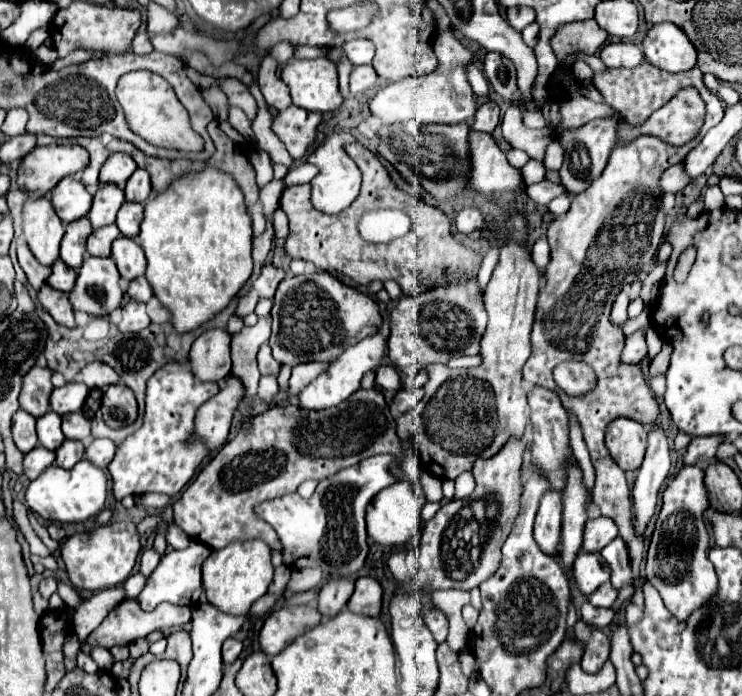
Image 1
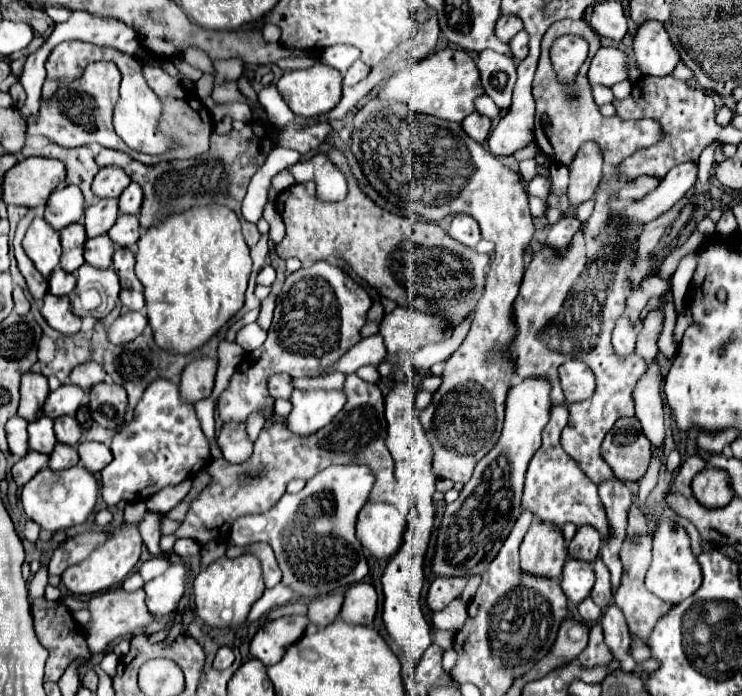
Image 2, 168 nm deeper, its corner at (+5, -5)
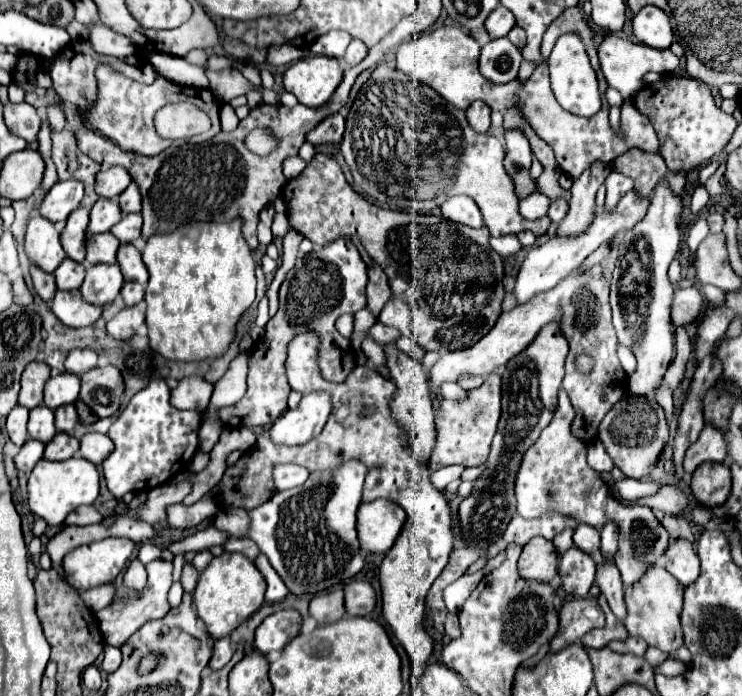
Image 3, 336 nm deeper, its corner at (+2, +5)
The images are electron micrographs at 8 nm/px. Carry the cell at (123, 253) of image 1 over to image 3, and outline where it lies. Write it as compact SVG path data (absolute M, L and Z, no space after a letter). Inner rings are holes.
M122 243L118 249L118 263L124 275L124 281L136 281L146 285L148 283L148 271L146 265L140 259L140 251L132 243Z

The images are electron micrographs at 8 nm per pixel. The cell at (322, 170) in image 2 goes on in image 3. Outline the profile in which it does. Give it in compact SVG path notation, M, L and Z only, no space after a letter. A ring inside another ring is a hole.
M298 155L296 157L288 157L284 161L284 177L286 179L296 177L296 175L300 175L304 171L304 167L306 167L306 161L302 157L298 157Z

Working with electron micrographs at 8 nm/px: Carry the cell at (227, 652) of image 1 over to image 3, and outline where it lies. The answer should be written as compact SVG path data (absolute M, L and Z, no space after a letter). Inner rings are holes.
M222 637L214 643L214 651L212 651L212 659L210 659L210 667L212 669L222 669L232 657L232 647L230 647L230 637Z

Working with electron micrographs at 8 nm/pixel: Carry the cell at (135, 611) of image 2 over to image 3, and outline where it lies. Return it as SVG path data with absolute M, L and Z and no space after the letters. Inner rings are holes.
M134 559L124 573L124 587L128 587L130 591L142 591L144 585L146 585L146 569L138 559Z

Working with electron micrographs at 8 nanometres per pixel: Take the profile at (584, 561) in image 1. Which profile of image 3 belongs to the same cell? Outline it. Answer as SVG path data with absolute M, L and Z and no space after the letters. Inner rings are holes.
M576 547L562 553L558 575L562 579L562 589L566 593L576 597L586 597L588 589L594 583L594 573L596 573L596 563L588 553Z

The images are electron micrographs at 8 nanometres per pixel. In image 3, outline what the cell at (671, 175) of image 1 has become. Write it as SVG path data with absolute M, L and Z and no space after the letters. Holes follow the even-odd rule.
M612 171L606 179L606 207L610 209L612 205L616 205L620 201L620 197L624 193L628 193L634 187L634 181L618 171Z

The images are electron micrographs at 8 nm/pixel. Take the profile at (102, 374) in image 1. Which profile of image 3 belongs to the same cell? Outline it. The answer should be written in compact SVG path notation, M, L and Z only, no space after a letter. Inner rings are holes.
M74 349L74 351L70 351L64 365L66 365L68 373L82 375L98 365L98 353L92 349Z

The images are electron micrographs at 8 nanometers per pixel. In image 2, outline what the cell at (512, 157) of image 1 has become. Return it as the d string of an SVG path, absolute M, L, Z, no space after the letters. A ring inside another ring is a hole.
M533 159L521 161L521 163L519 163L519 173L521 173L521 177L523 177L525 181L535 179L535 177L537 177L537 163L535 163Z

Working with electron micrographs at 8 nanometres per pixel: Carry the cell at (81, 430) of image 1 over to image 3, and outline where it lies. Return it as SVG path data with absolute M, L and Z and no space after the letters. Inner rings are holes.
M62 405L54 413L56 413L56 429L62 431L62 433L72 433L74 425L78 423L76 407L74 405Z

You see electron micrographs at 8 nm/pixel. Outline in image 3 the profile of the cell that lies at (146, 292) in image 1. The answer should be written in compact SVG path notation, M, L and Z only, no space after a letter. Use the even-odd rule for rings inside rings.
M126 283L122 287L122 299L124 303L130 307L130 305L138 305L140 301L144 301L144 287L140 283Z

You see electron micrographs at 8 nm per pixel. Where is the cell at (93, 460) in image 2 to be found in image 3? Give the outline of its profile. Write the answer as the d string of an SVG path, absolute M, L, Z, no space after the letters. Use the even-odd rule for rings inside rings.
M86 433L80 439L80 455L88 461L92 461L94 465L100 465L110 453L112 453L114 445L110 441L108 435L102 433Z

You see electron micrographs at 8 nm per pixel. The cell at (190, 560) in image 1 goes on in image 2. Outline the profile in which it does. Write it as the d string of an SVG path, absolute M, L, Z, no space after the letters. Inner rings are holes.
M171 563L171 567L145 583L147 593L147 607L151 615L169 615L179 599L185 593L185 565L183 563Z

